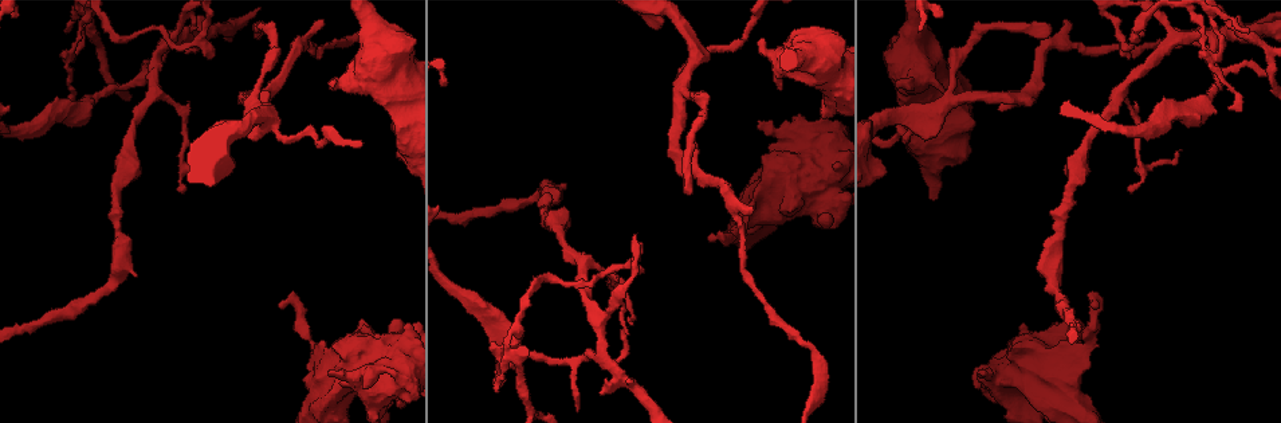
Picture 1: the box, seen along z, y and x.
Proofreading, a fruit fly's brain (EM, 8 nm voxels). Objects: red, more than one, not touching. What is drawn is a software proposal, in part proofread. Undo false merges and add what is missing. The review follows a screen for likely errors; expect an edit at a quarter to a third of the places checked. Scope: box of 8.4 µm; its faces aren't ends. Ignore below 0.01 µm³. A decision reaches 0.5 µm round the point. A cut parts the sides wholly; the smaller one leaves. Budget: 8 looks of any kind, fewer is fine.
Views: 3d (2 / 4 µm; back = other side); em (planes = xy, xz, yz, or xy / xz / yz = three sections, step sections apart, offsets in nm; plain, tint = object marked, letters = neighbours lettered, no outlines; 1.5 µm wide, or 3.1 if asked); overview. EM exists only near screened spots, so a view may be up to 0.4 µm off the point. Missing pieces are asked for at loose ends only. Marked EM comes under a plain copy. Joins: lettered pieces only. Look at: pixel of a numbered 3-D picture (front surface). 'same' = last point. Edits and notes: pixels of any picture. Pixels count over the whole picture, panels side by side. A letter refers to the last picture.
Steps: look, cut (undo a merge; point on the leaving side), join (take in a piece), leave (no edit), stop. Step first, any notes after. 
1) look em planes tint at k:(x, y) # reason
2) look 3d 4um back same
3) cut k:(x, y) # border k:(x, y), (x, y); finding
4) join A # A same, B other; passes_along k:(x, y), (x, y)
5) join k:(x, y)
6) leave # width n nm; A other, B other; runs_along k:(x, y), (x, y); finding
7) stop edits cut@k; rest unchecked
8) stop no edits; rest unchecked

look em yz step 4 tint at 1:(734, 46) # sharp bend

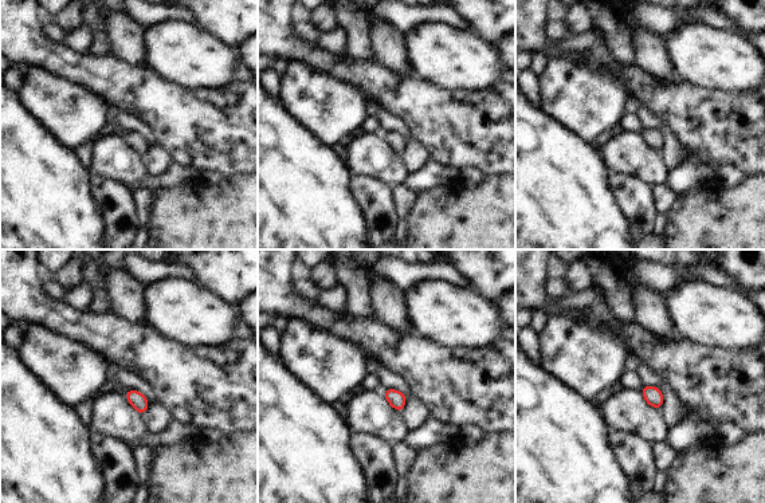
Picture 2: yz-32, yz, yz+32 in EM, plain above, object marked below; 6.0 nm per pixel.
look em planes letters same

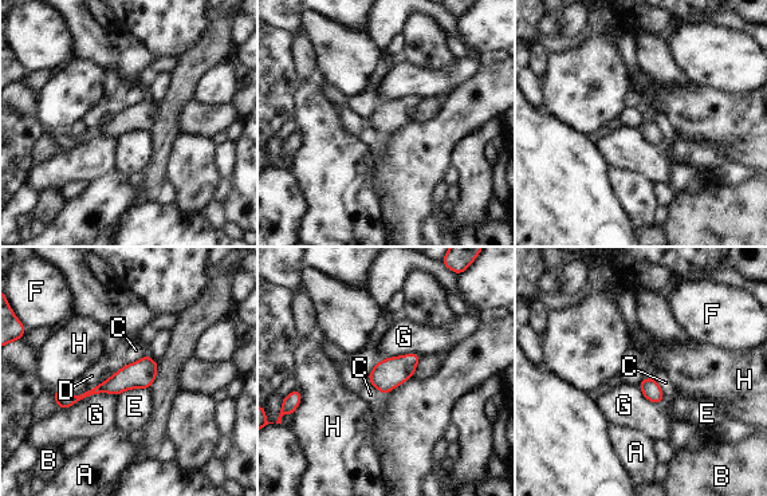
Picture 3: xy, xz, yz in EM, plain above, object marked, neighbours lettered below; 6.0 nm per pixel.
leave # width 110 nm; A other, B other, C other, D other, E other, F other, G other, H other; runs_along 3:(154, 367), (77, 398), (56, 394); all the same neuron

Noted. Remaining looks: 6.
look em planes letters at 1:(981, 369) # thick end

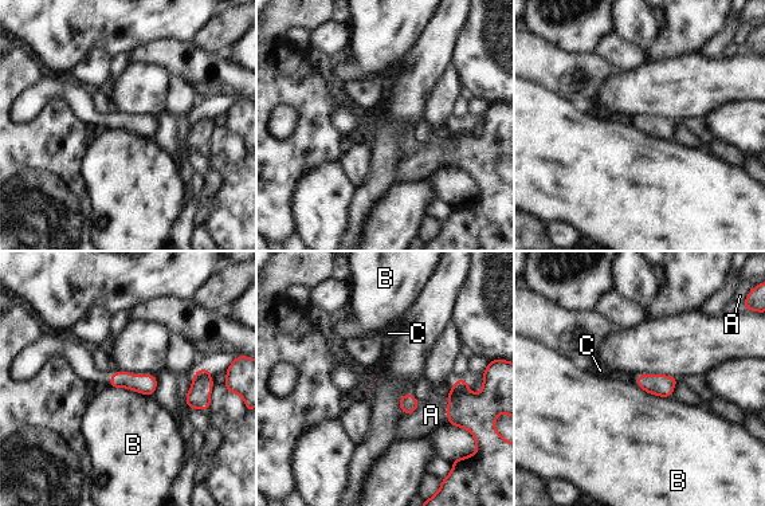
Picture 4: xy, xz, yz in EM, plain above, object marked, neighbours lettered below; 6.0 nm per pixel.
leave # A other, B other, C other; border 4:(108, 384), (126, 387), (150, 396); none of them fits

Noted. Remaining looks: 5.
look em yz step 4 letters at 1:(748, 218) # branch stops here

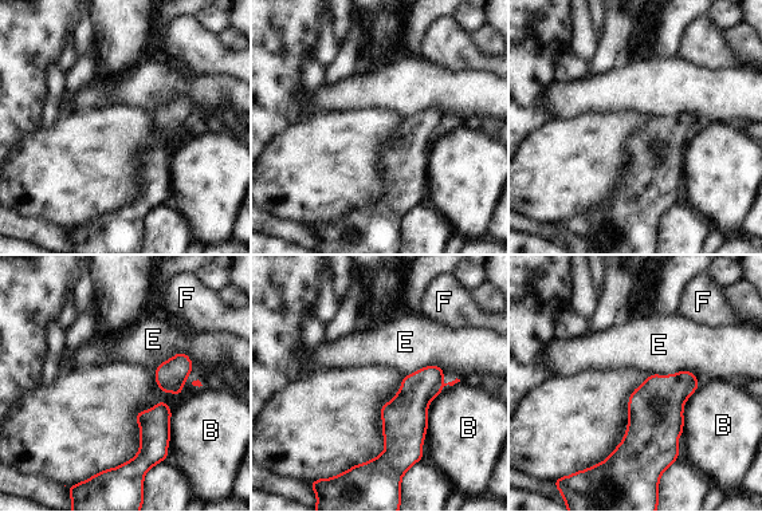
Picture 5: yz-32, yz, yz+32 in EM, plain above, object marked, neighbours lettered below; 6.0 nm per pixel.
look em planes letters same

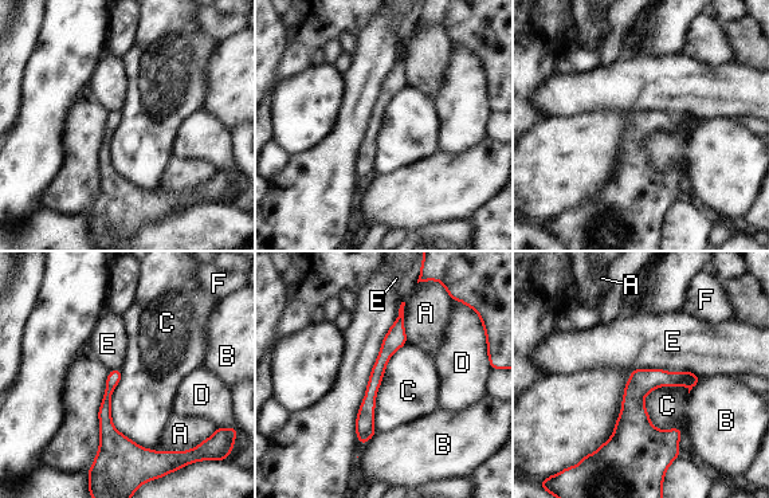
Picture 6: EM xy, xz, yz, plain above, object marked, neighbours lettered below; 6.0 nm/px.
leave # A other, B other, C other, D other, E other, F other; border 6:(647, 392), (650, 422), (682, 432); none of them fits

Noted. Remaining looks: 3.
stop no edits; rest unchecked

